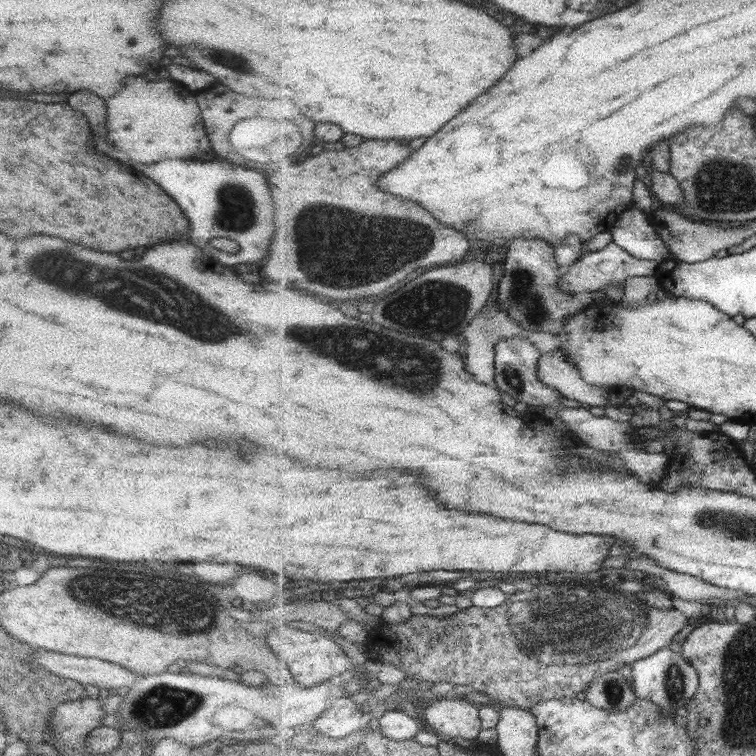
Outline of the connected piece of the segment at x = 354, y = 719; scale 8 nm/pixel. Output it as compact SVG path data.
M339 700L331 710L324 710L317 717L315 730L331 738L345 738L367 728L371 718L374 717L368 709L358 708L355 701Z

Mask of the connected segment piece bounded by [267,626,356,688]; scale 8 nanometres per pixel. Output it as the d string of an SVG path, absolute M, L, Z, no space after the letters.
M293 626L293 630L289 630L289 628L273 630L267 638L267 644L269 644L268 647L273 652L273 656L279 656L279 660L285 660L285 656L287 656L290 672L295 674L294 679L305 684L307 688L319 686L327 680L331 680L333 676L341 676L341 674L349 672L351 668L356 668L351 662L351 658L330 637L313 633L310 628L305 630L303 627Z

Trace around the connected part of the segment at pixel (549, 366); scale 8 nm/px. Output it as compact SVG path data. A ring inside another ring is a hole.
M559 349L542 355L538 375L551 388L556 388L562 396L590 406L608 406L611 390L589 384L580 368L570 361L570 354Z

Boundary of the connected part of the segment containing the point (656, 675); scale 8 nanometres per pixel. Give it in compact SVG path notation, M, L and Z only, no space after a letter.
M663 647L653 656L637 661L633 665L631 684L638 698L654 702L662 714L670 716L684 716L688 702L697 694L700 687L700 674L693 668L682 651L675 652L671 648Z

